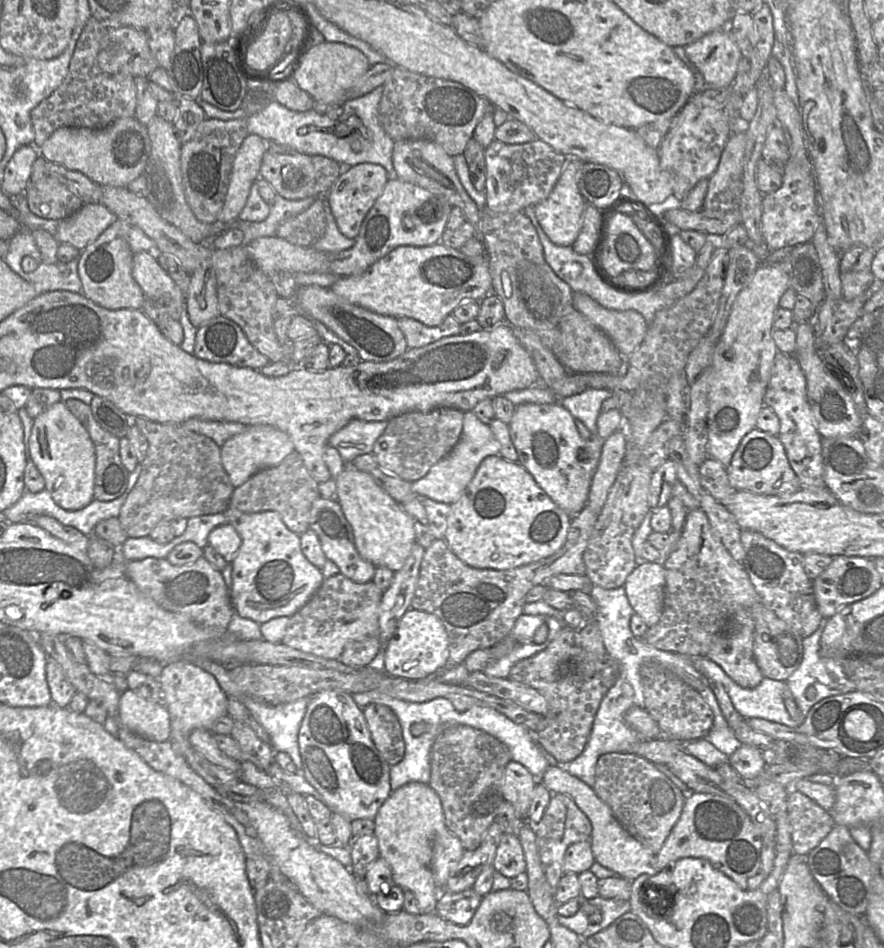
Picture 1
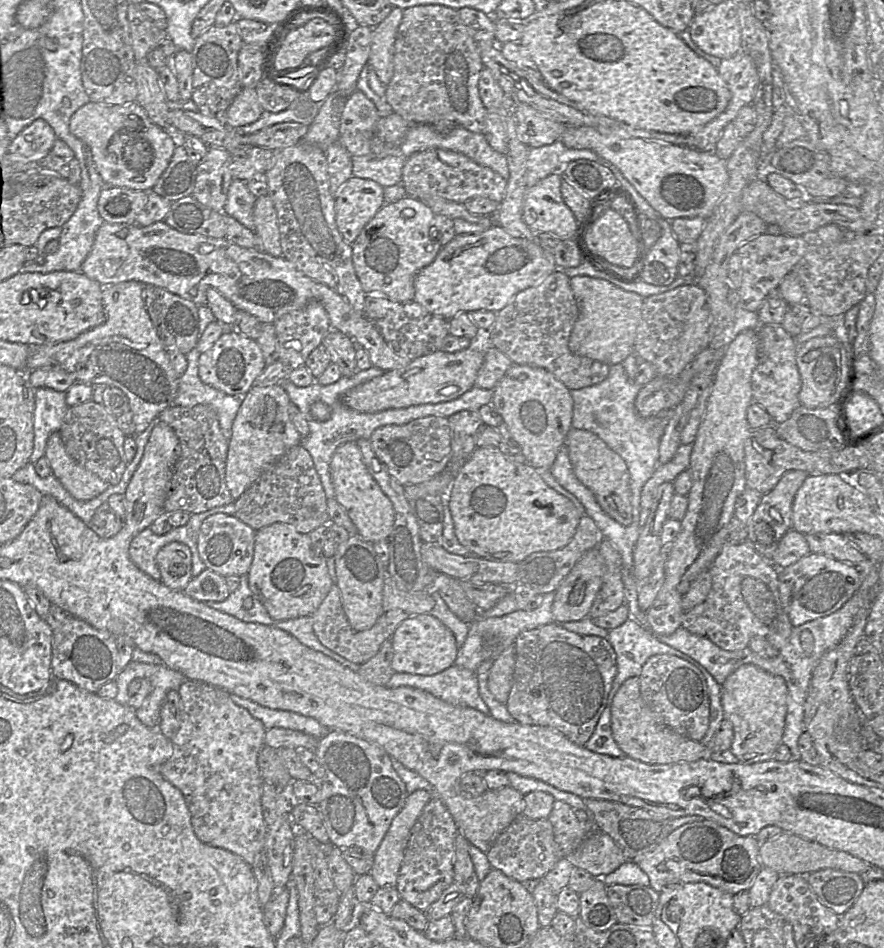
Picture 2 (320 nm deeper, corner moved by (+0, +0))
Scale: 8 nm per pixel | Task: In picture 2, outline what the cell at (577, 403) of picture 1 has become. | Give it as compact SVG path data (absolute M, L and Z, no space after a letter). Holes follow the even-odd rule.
M619 363L610 366L609 374L602 382L570 391L573 398L572 427L587 430L596 434L610 449L620 455L627 465L630 475L632 523L635 524L639 524L640 521L642 488L654 474L659 465L660 440L664 434L666 426L673 416L673 409L667 409L649 418L640 417L635 408L635 399L641 388L642 386L629 378L623 364Z

